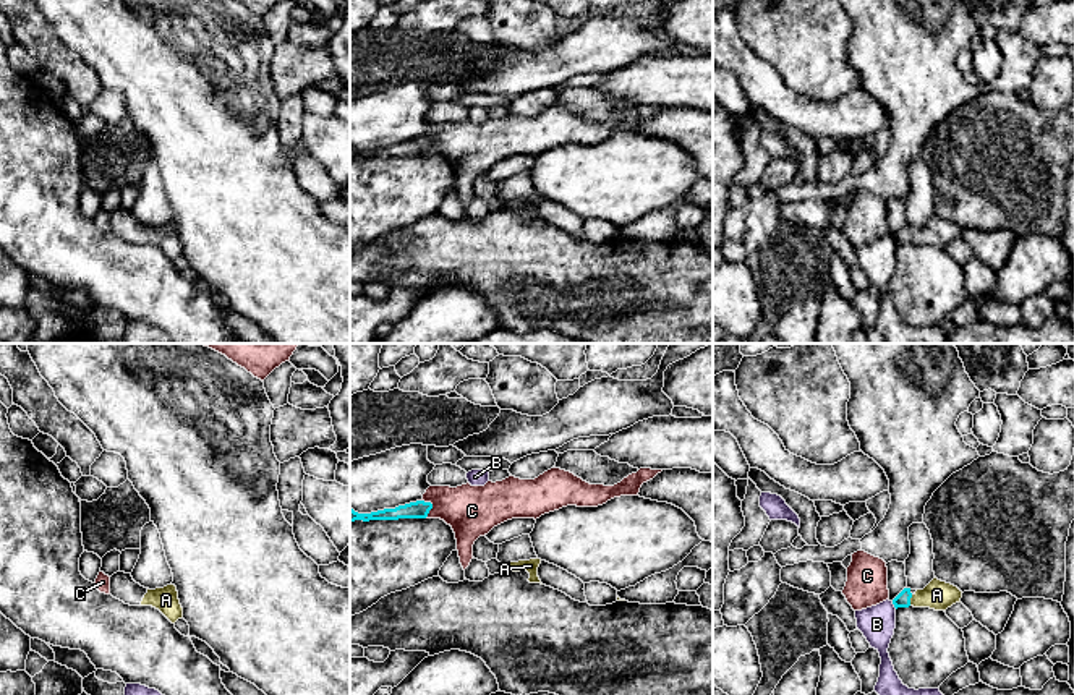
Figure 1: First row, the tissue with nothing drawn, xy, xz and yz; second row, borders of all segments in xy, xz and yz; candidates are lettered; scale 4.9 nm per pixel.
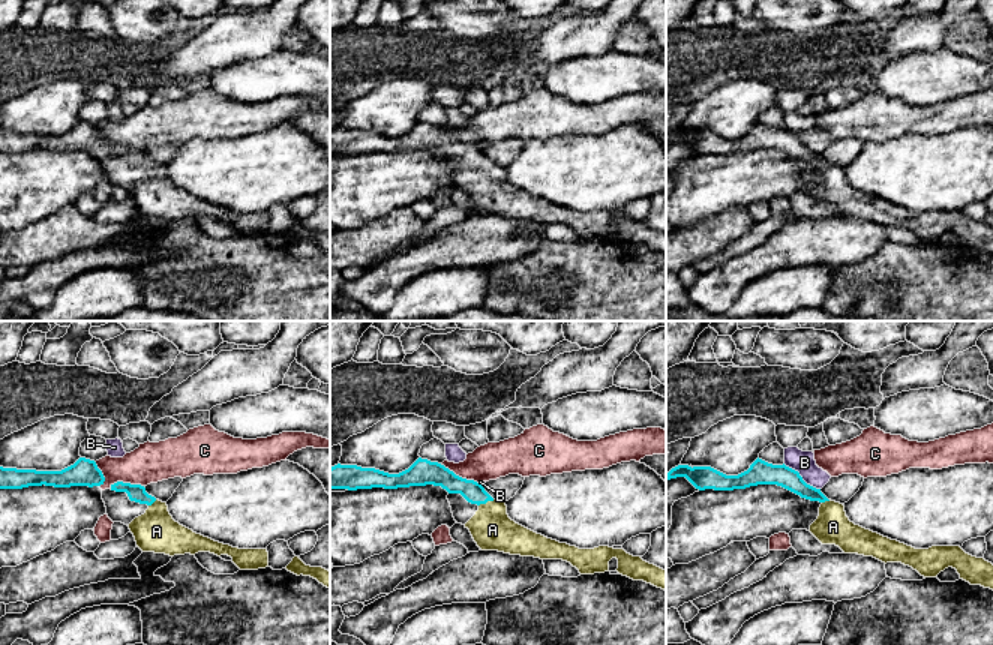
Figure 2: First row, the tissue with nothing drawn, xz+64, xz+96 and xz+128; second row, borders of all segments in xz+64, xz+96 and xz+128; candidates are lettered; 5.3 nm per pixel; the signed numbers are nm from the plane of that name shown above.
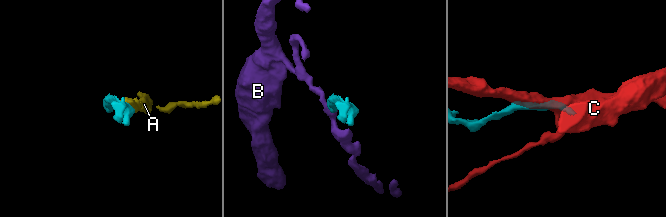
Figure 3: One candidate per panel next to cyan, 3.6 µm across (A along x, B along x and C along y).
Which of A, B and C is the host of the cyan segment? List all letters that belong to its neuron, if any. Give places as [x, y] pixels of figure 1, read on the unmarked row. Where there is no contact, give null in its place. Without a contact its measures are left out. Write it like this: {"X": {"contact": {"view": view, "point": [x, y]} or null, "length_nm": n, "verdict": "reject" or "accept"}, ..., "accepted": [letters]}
{"A": {"contact": {"view": "yz", "point": [909, 237]}, "length_nm": 60, "verdict": "accept"}, "B": {"contact": {"view": "yz", "point": [893, 240]}, "length_nm": 50, "verdict": "reject"}, "C": {"contact": {"view": "xz", "point": [431, 143]}, "length_nm": 90, "verdict": "reject"}, "accepted": ["A"]}

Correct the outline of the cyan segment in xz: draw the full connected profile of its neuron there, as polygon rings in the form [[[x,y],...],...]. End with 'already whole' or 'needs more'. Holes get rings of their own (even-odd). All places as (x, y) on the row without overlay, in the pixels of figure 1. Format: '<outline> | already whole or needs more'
[[[416,138],[405,143],[398,143],[395,146],[384,146],[371,151],[358,151],[353,146],[350,146],[350,159],[426,156],[431,146],[433,141],[424,138]]] | already whole

